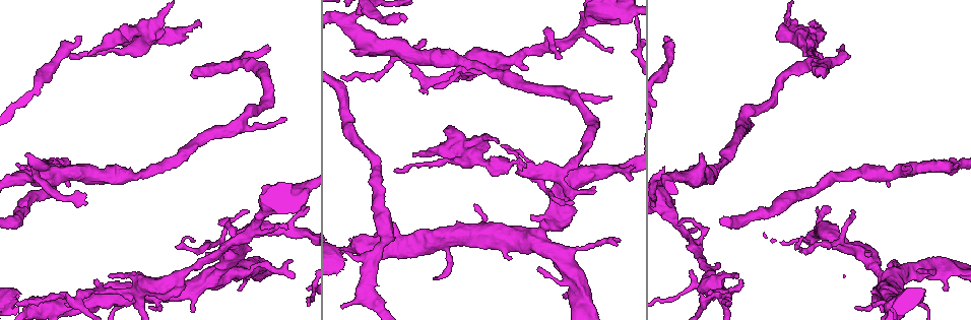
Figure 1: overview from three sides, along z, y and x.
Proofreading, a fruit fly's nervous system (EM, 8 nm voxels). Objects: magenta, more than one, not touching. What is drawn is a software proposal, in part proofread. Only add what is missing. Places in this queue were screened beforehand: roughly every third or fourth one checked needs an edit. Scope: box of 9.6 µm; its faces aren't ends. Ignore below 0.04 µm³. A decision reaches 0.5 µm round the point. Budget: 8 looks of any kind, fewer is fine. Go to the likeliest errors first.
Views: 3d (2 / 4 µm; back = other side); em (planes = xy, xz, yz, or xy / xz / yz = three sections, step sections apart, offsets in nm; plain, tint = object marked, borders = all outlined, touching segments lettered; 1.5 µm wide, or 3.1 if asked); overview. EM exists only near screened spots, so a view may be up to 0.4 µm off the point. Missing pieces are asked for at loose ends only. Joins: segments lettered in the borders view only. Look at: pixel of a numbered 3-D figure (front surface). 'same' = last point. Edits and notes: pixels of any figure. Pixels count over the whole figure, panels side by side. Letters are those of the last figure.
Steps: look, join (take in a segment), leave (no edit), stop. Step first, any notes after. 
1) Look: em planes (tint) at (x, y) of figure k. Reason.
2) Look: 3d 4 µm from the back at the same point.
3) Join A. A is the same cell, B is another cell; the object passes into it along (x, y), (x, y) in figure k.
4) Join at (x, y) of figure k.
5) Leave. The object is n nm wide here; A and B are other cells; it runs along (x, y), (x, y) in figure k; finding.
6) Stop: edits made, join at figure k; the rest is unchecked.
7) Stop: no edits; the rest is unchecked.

Look: em yz step 8 (borders) at (526, 168) of figure 1.

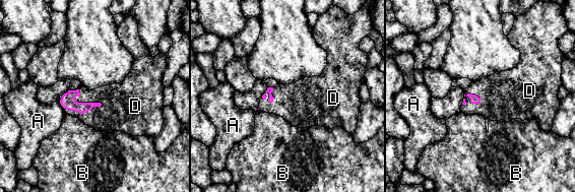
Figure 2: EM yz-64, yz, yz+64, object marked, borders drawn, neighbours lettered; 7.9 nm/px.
Join D. D is the same cell, A and B are other cells; the object passes into it along (66, 102), (81, 114), (113, 115) in figure 2; it goes on there.

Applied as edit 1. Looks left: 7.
Look: em planes (borders) at (24, 155) of figure 1. An open end.

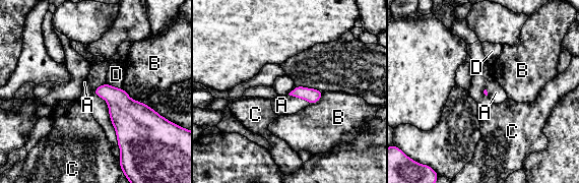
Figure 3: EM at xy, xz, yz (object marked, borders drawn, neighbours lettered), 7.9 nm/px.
Join A. A is the same cell, B, C and D are other cells; the object passes into it along (312, 96), (299, 98), (281, 105) in figure 3; it goes on there.

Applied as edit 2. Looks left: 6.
Look: 3d 2 µm at (548, 28) of figure 1. Tapers out.

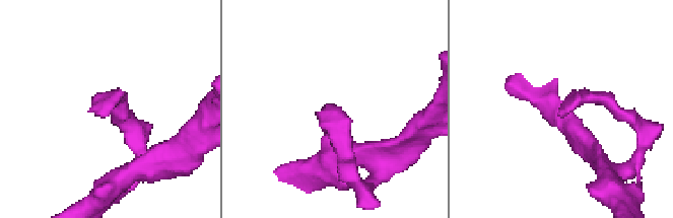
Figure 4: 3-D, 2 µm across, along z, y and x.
Look: em xy step 8 (borders) at (101, 115) of figure 4.

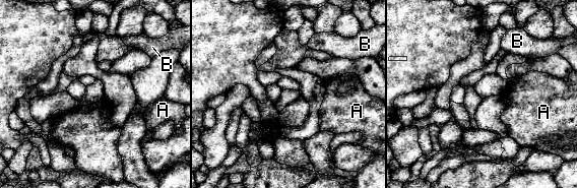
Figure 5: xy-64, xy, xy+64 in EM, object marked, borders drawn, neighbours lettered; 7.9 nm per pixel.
Look: em planes (borders) at the same point.

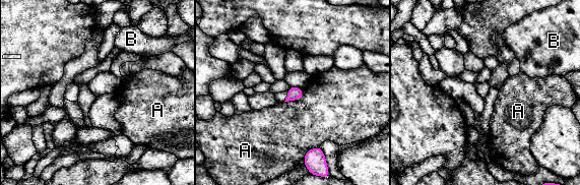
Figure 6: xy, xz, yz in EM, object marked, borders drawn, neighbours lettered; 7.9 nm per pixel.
Leave. A and B are other cells; no lettered segment goes on from it.

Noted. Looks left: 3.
Look: em planes (tint) at (530, 215) of figure 1. An open end.

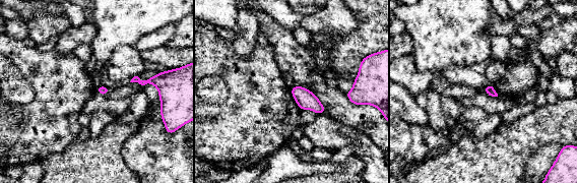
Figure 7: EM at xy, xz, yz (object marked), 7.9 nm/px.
Look: em planes (borders) at the same point. See the neighbours.

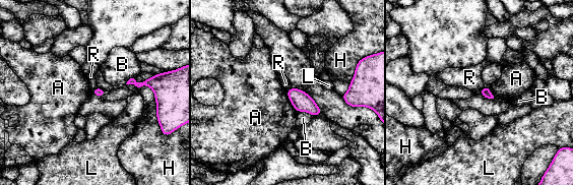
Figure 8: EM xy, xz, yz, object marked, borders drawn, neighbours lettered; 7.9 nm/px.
Leave. A, B, H, L and R are other cells; no lettered segment goes on from it.

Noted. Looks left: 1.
Stop: edits made, join at figure 2, join at figure 3; the rest is unchecked.

